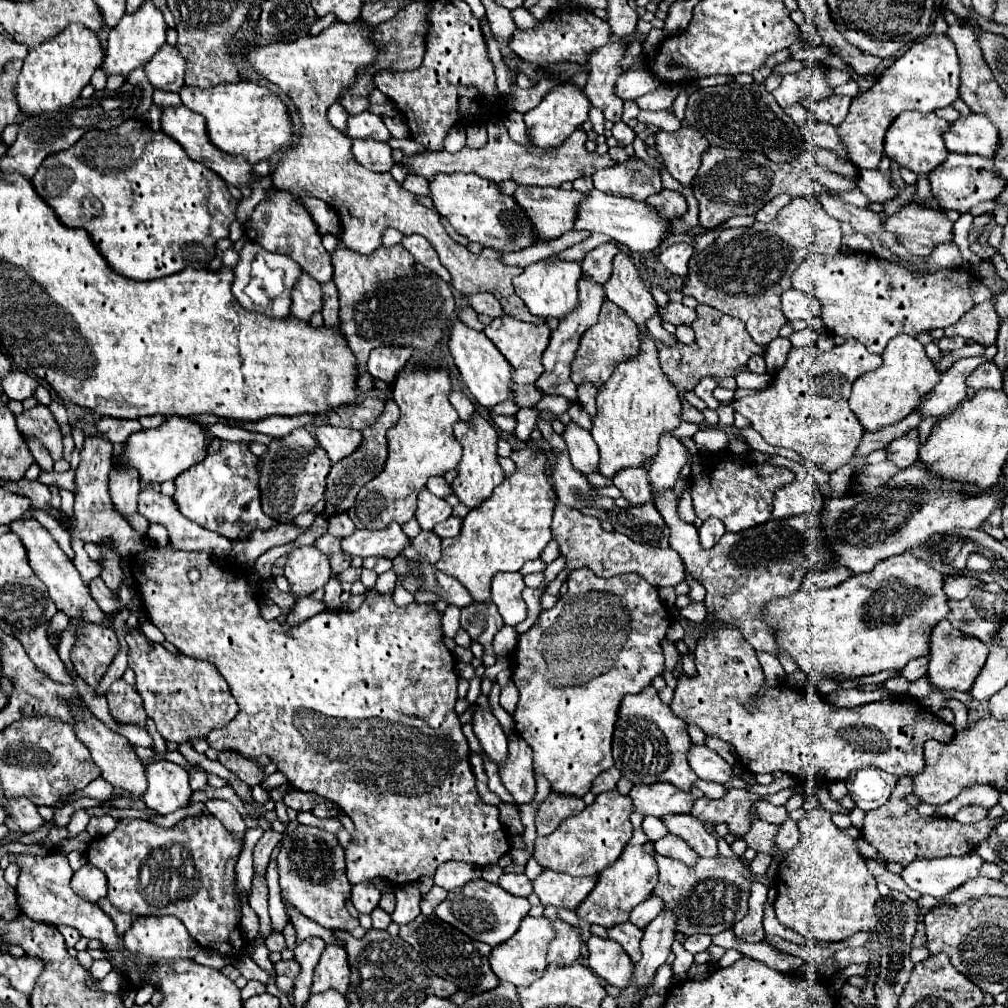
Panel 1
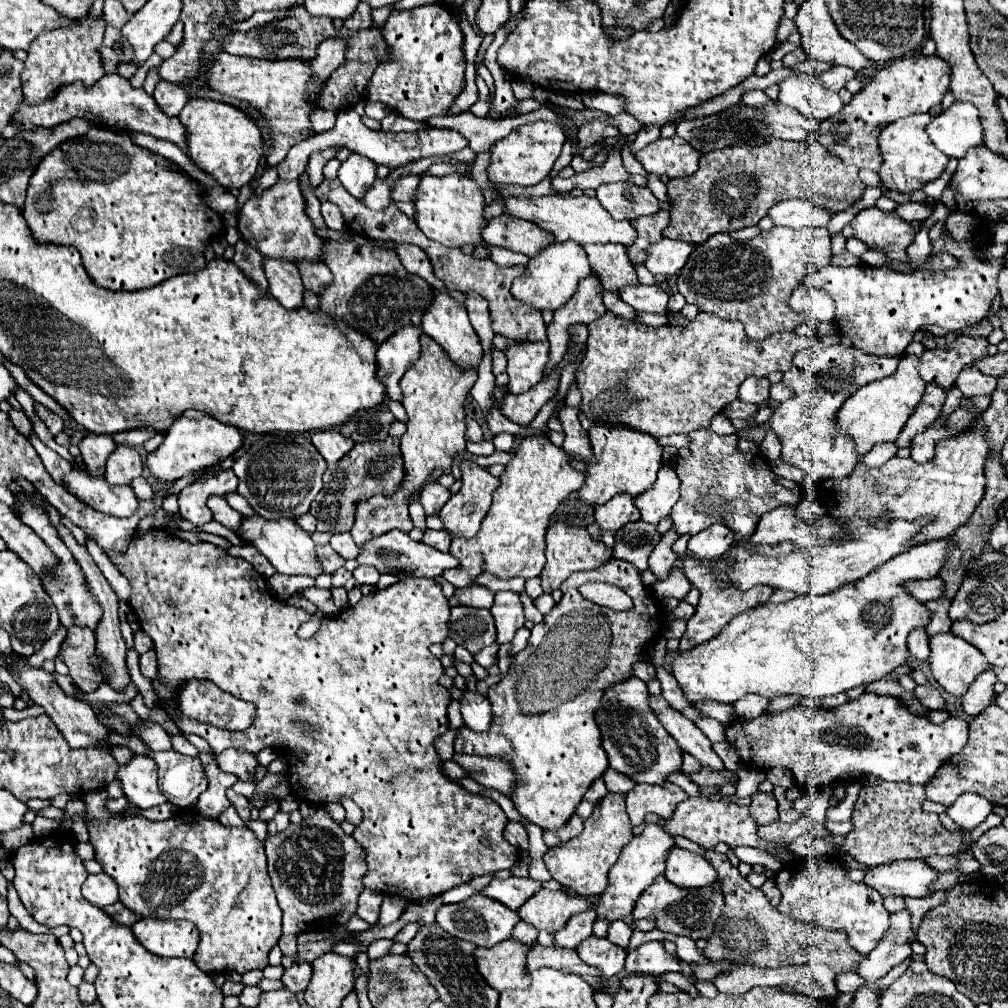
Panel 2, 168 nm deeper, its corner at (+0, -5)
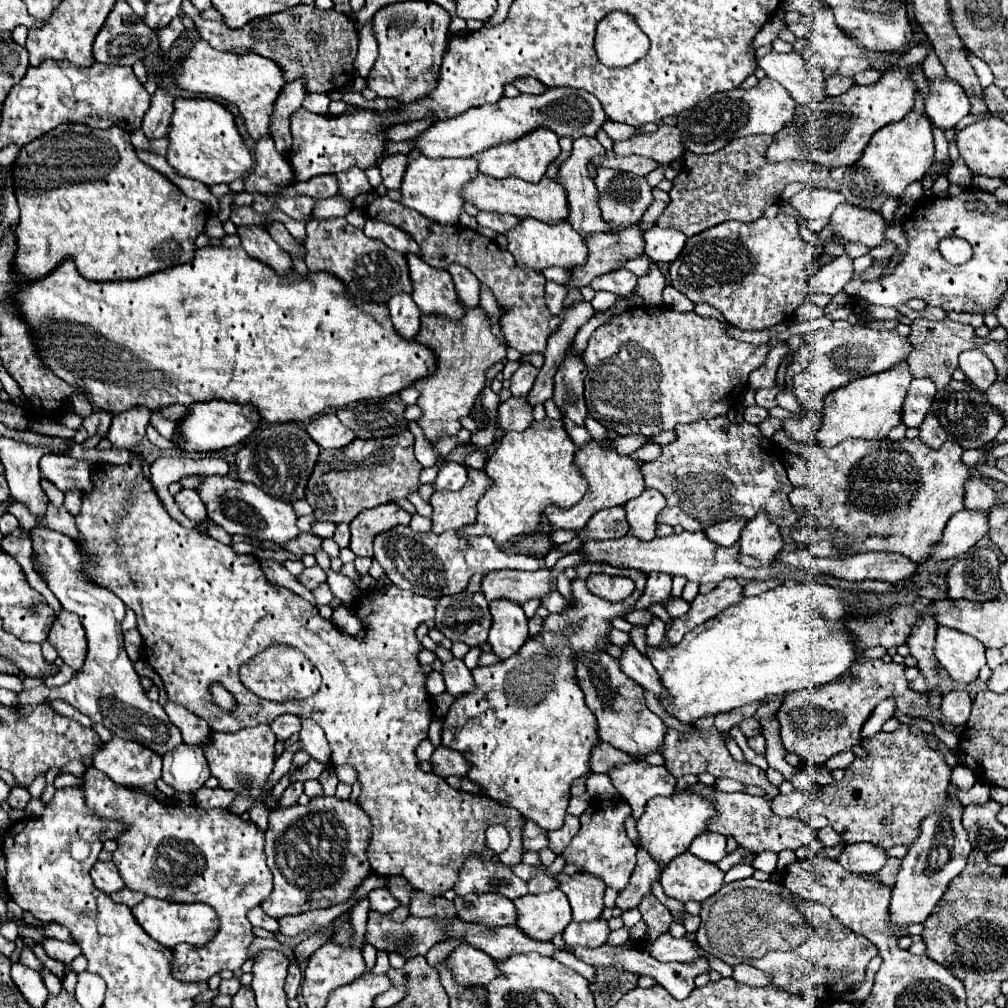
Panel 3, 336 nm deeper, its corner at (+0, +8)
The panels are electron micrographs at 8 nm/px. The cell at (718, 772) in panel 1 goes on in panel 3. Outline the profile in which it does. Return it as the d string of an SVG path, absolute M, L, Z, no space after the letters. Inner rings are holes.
M627 643L623 647L623 655L619 657L619 663L621 663L621 671L633 679L635 683L639 683L641 687L653 691L655 695L661 695L663 693L663 687L657 679L657 671L655 667L649 663L649 659L645 655L641 655L633 643Z

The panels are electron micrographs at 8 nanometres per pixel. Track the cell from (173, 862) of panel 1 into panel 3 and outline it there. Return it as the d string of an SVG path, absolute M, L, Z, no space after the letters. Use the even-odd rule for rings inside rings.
M95 767L85 771L83 789L87 807L93 813L103 819L119 819L127 825L127 831L117 839L119 847L113 853L113 863L129 889L167 901L203 901L215 907L221 919L221 931L209 945L199 949L181 943L171 949L173 977L183 983L195 983L207 981L223 969L241 969L247 961L247 947L255 939L247 911L273 891L273 875L265 863L263 831L227 809L205 811L195 805L171 807L159 803L149 795L115 785Z

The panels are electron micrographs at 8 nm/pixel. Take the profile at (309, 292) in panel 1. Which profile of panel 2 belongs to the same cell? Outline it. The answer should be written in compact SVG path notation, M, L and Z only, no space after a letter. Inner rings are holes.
M265 258L265 272L269 272L269 288L273 288L273 296L287 310L297 310L303 306L303 280L299 268L283 262Z

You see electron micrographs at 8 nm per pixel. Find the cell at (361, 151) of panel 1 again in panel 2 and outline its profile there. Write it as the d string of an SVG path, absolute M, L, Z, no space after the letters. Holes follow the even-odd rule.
M351 154L341 164L337 176L349 194L363 198L367 190L373 186L373 182L377 180L377 164L373 164L373 160L365 156Z

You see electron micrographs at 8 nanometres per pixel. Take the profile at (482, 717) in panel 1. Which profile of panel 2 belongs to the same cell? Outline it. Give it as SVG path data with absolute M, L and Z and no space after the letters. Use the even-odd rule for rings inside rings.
M465 690L461 698L461 714L465 720L465 726L475 732L489 732L491 728L491 702L481 696L479 692Z

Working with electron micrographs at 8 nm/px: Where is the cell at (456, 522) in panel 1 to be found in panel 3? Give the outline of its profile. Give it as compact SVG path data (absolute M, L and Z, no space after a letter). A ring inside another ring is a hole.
M413 515L409 527L415 531L415 533L423 533L423 531L431 531L431 519L427 517L421 517L421 515Z

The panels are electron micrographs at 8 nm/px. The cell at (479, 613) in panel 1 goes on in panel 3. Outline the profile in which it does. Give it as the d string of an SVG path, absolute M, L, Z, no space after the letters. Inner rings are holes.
M469 593L439 599L435 627L447 639L463 641L469 647L485 643L491 627L491 613L485 595Z

